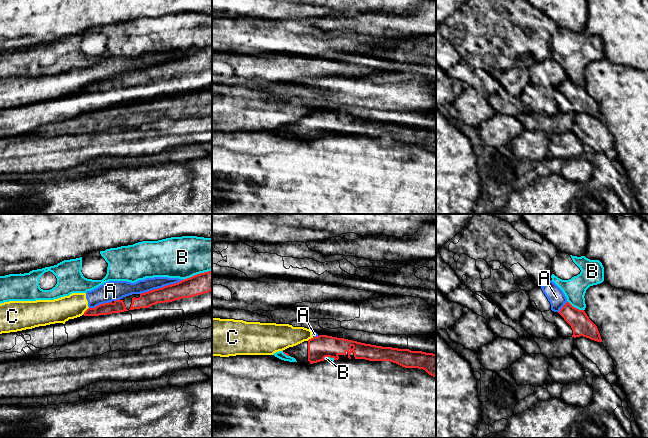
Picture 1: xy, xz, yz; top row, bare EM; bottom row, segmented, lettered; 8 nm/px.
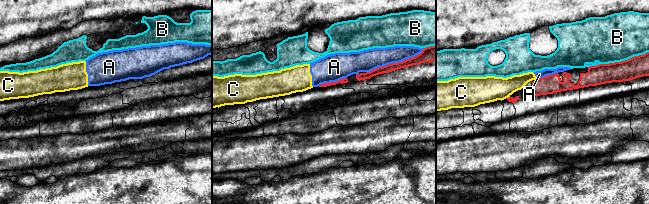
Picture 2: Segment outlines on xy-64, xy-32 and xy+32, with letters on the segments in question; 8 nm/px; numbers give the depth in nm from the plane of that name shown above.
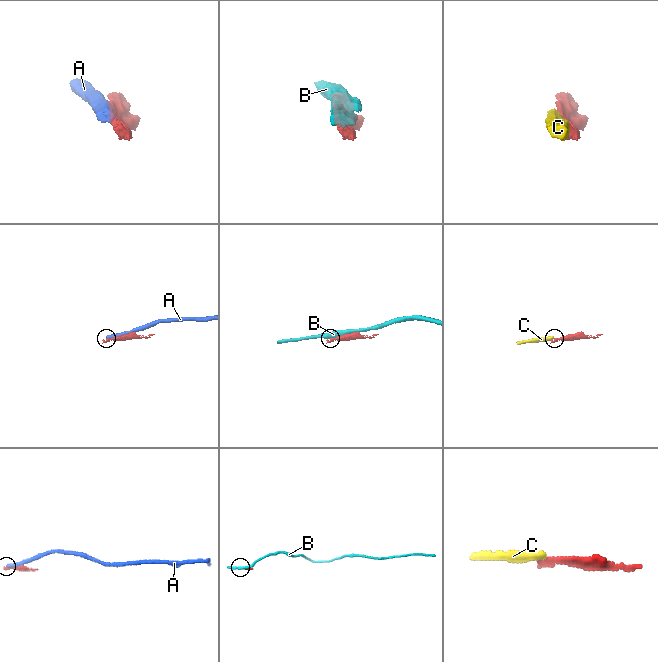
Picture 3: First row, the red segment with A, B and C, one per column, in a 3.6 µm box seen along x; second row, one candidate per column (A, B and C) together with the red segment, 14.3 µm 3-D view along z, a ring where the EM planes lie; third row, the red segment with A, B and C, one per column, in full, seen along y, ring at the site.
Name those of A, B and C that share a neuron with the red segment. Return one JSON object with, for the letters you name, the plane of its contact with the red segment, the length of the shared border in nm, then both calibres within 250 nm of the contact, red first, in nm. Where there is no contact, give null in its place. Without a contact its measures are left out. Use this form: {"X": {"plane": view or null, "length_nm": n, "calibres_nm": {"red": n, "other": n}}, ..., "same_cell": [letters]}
{"same_cell": []}

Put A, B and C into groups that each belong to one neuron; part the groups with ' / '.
A C / B

